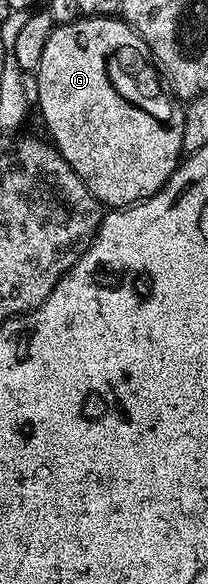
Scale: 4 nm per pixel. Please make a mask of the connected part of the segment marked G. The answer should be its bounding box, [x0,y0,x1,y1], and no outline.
[34,17,184,208]

